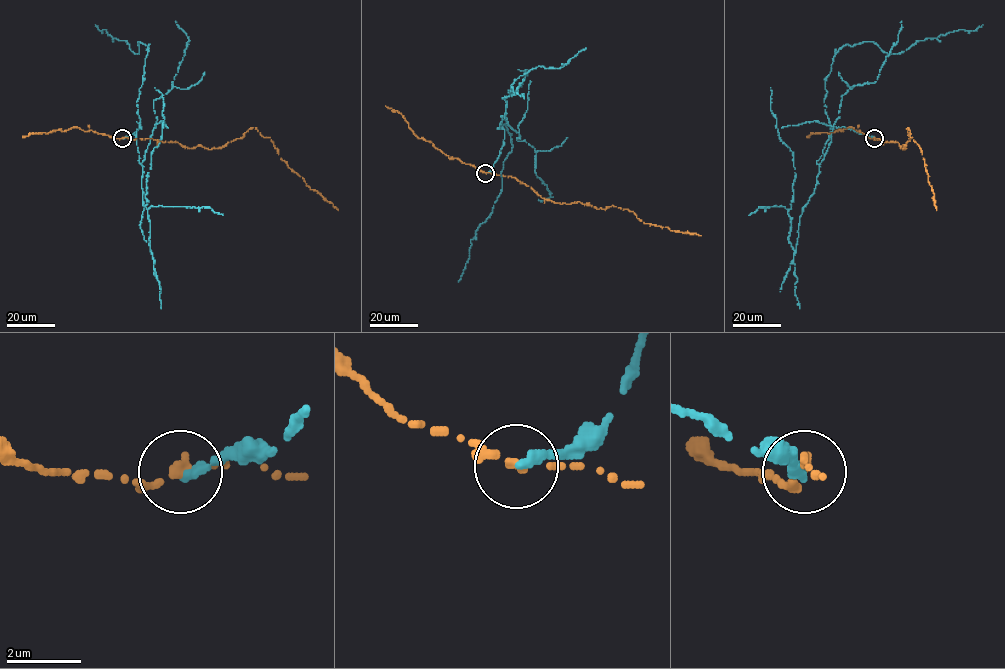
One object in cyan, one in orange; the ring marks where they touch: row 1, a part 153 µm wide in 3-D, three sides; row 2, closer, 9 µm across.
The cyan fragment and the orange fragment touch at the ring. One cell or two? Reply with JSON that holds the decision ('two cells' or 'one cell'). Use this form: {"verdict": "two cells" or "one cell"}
{"verdict": "two cells"}

